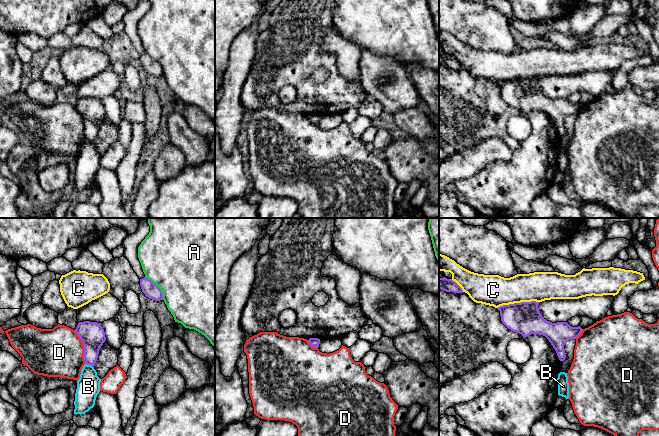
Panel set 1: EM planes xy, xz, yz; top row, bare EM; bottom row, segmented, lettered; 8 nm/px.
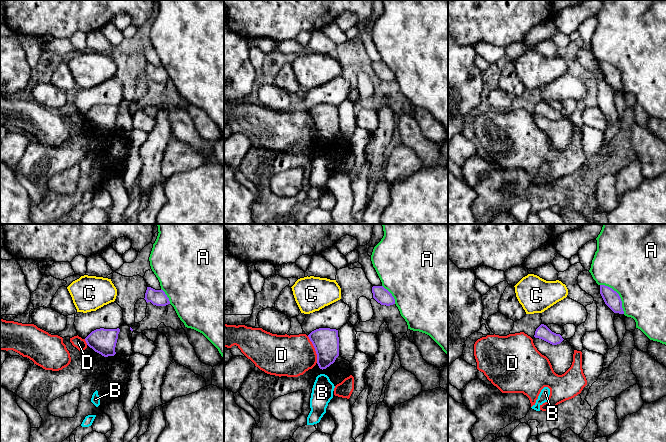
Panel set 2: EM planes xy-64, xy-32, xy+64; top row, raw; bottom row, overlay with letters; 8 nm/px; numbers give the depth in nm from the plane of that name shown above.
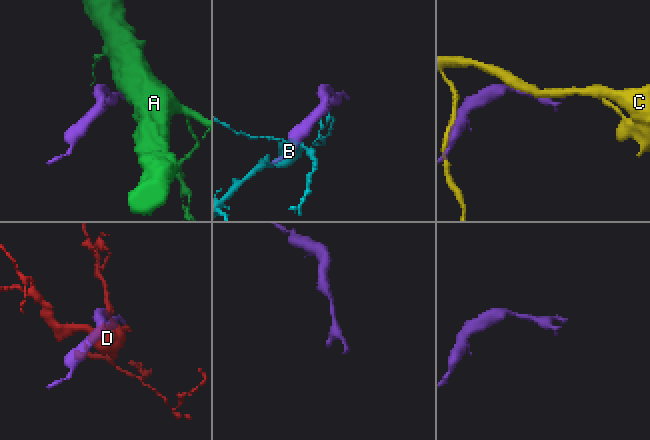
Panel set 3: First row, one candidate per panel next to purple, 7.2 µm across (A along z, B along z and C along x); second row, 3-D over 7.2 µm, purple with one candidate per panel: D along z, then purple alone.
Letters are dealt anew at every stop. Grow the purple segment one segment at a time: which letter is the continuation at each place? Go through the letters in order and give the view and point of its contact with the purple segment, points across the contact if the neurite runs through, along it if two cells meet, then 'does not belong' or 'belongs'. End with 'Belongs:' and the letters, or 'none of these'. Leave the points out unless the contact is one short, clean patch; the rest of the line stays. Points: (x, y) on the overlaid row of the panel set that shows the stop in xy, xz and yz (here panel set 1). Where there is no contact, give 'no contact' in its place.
A: meets purple in xy at (158, 287); does not belong
B: meets purple in xy at (89, 364); border along xy (85, 363), (92, 366); does not belong
C: meets purple in yz at (518, 303); does not belong
D: meets purple in xy at (84, 347); border along xy (74, 330), (82, 342), (85, 363); does not belong
Belongs: none of these

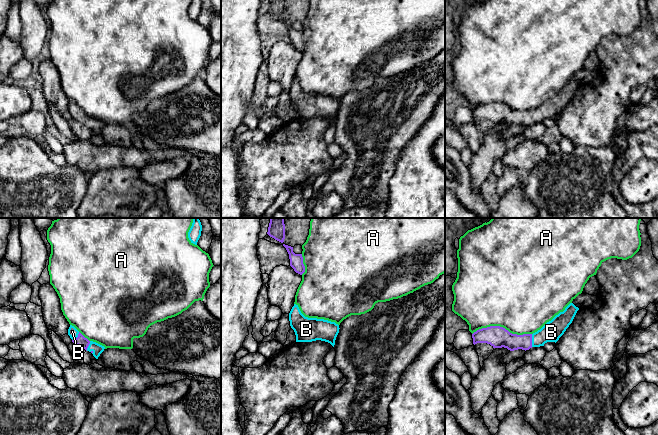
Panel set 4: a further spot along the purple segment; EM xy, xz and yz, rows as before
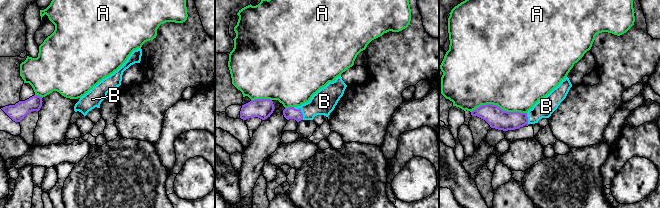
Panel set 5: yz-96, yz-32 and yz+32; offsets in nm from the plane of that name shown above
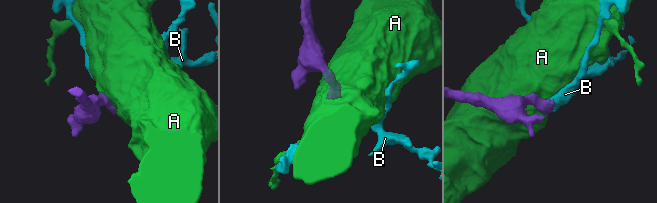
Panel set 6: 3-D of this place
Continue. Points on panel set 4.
A: meets purple in yz at (501, 327); does not belong
B: meets purple in yz at (531, 340); runs through yz (500, 337), (507, 340), (531, 340), (538, 339), (551, 332); belongs
Belongs: B

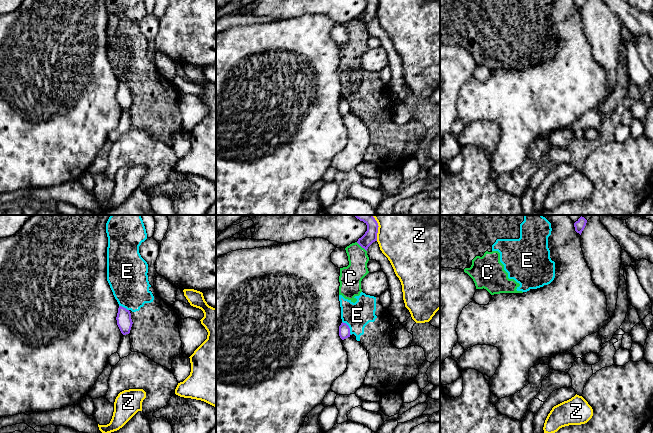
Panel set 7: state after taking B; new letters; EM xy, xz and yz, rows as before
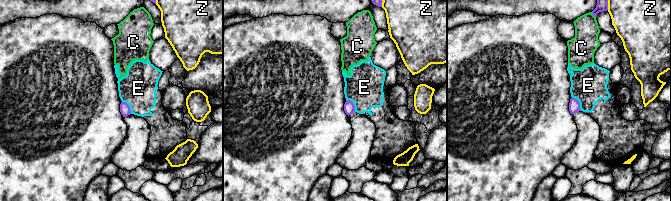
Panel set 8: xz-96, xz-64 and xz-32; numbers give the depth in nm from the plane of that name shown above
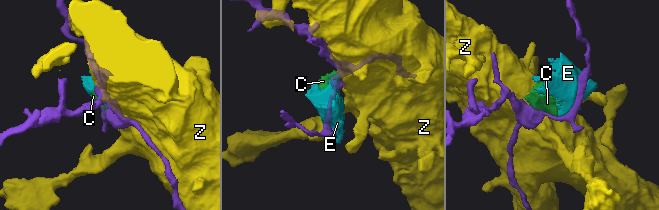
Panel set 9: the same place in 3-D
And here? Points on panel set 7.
C: meets purple in xz at (361, 246); border along xz (356, 242), (366, 251); does not belong
E: meets purple in xz at (348, 327); does not belong
Z: meets purple in xz at (377, 228); does not belong
Belongs: none of these

